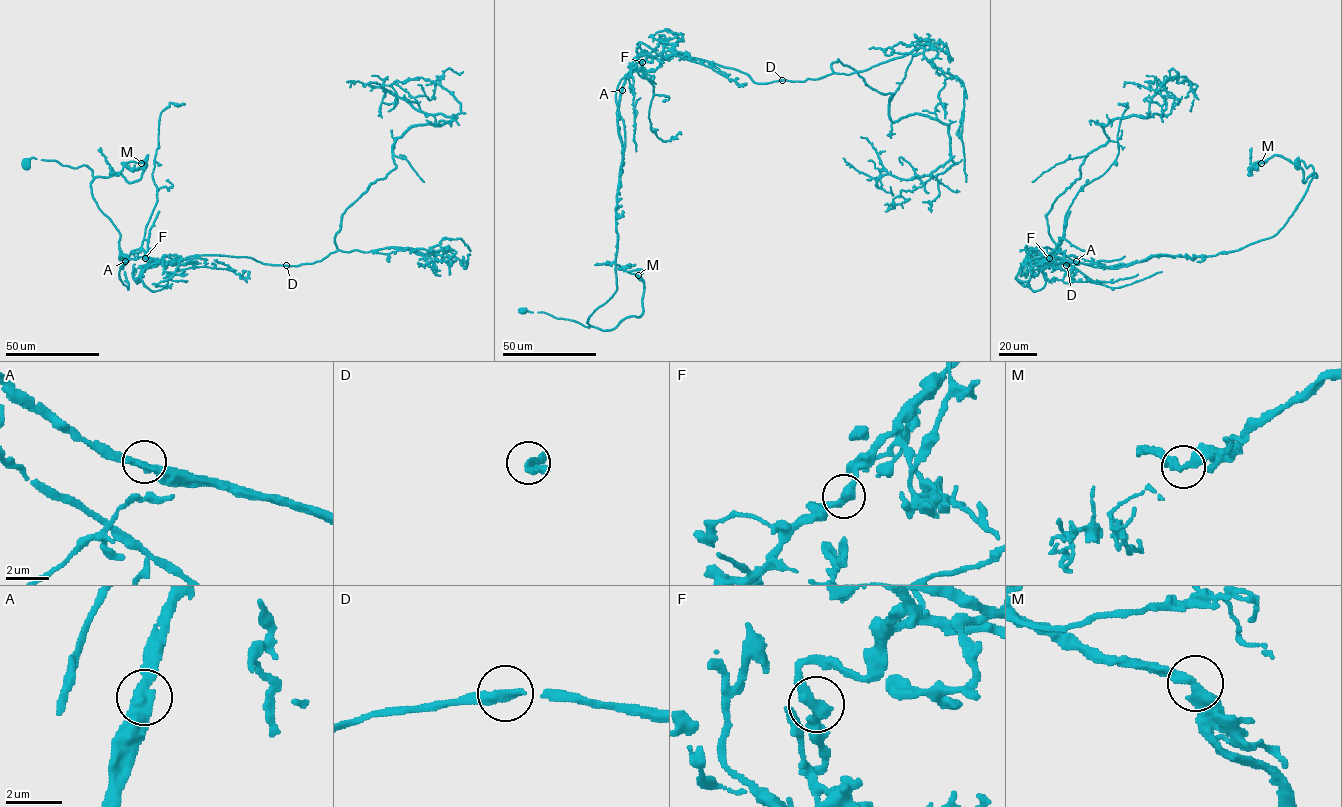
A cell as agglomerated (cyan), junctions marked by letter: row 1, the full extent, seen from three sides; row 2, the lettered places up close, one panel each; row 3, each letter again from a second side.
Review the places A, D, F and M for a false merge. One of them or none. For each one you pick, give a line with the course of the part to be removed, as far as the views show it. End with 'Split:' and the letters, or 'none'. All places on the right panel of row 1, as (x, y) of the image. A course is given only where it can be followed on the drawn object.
A: Course of the part to remove: (1076, 261), (1194, 259), (1274, 236), (1316, 174), (1303, 182), (1300, 167), (1273, 155), (1249, 175), (1251, 148)
Split: A

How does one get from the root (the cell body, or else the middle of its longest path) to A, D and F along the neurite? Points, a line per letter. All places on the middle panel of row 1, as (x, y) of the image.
A: (523, 310), (545, 312), (588, 327), (589, 317), (617, 290), (616, 207), (622, 160), (617, 107), (622, 90)
D: (523, 310), (588, 327), (617, 290), (617, 107), (632, 71), (653, 71), (675, 49), (757, 83), (782, 80)
F: (523, 310), (588, 327), (589, 317), (617, 290), (616, 207), (622, 160), (617, 107), (626, 75), (642, 63)

